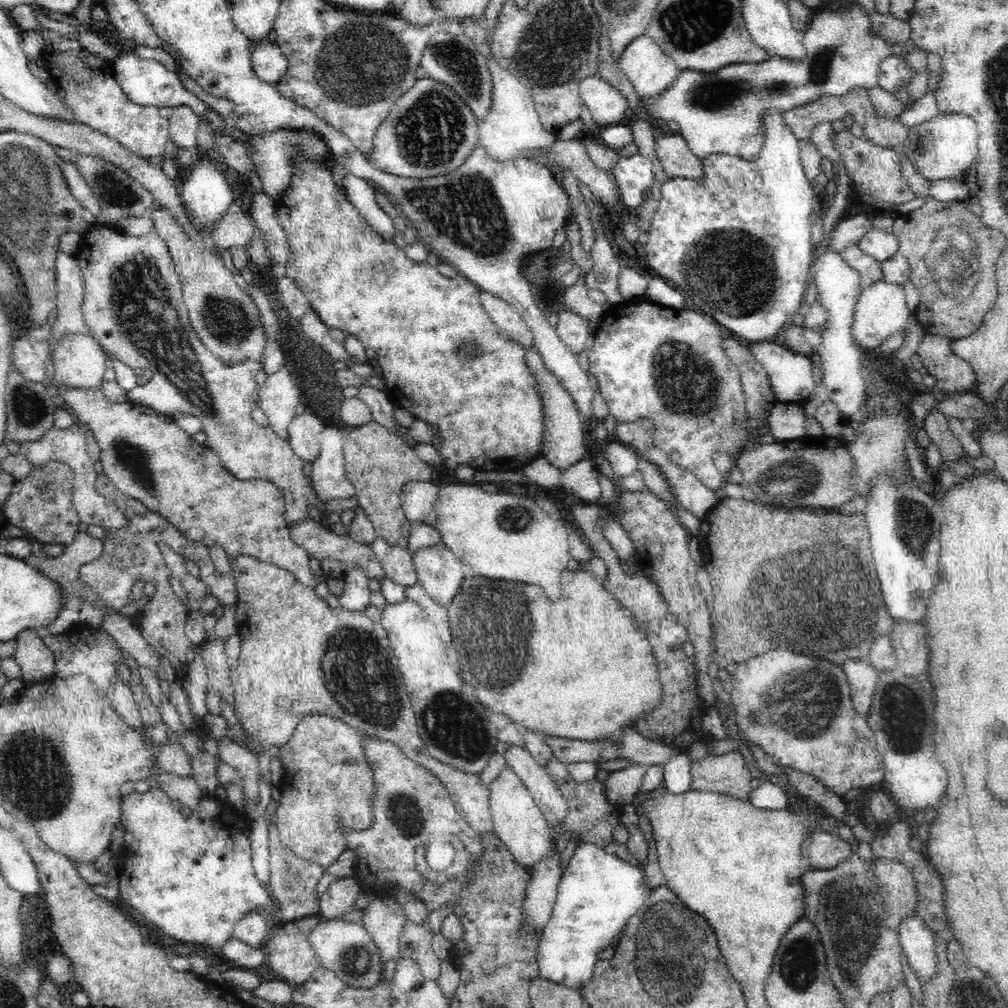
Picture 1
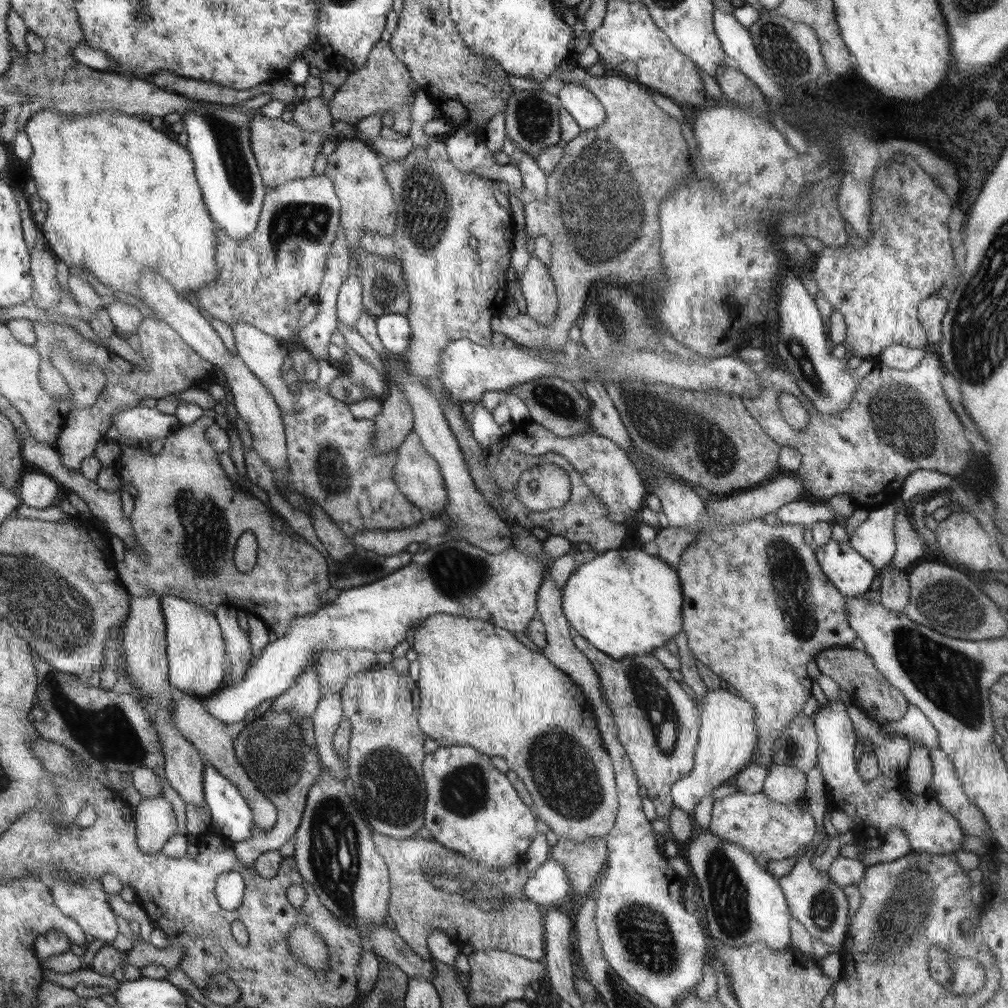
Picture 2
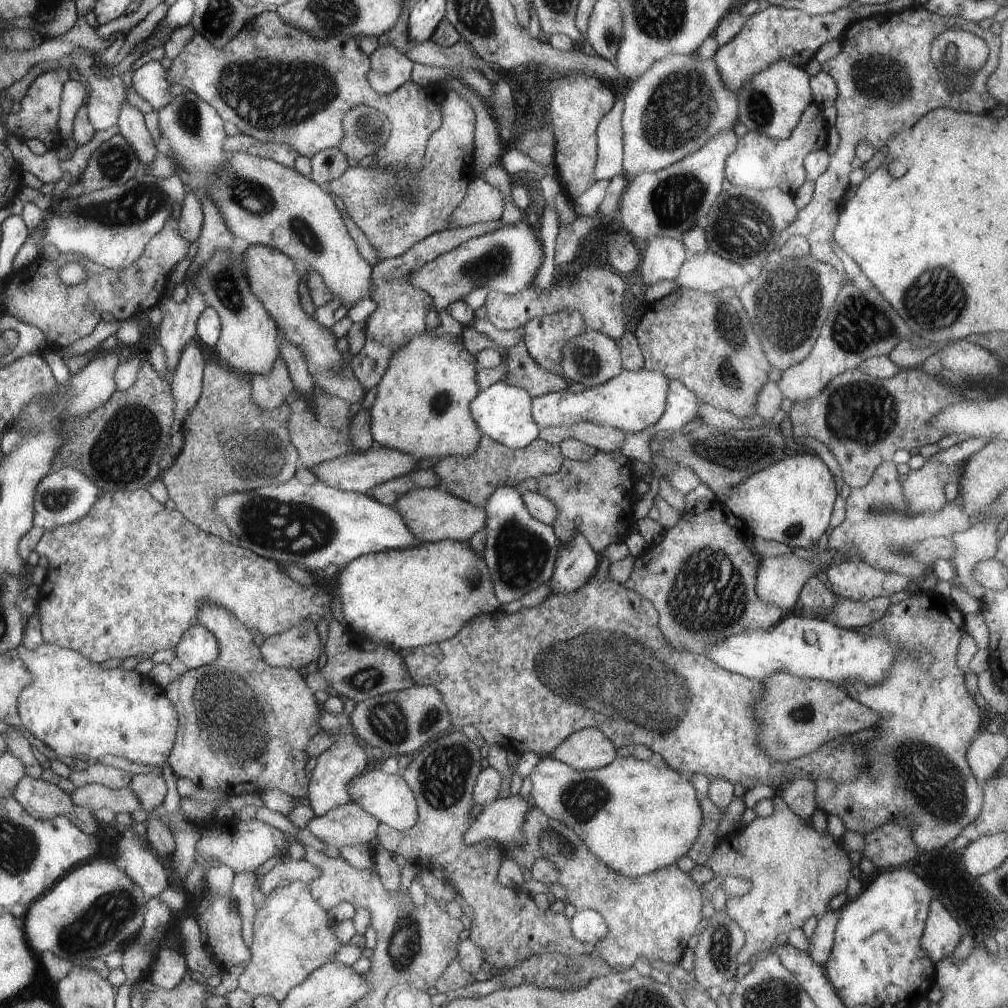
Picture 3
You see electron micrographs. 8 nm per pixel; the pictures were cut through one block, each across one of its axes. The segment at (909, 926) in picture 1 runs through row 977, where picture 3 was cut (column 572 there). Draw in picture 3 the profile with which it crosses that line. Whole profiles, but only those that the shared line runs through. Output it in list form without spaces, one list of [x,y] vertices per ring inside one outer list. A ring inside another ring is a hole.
[[[577,910],[571,920],[569,920],[569,930],[571,930],[571,936],[577,940],[577,942],[583,942],[583,944],[591,944],[595,946],[595,942],[605,936],[607,932],[607,926],[603,922],[603,918],[595,912],[595,910]]]

